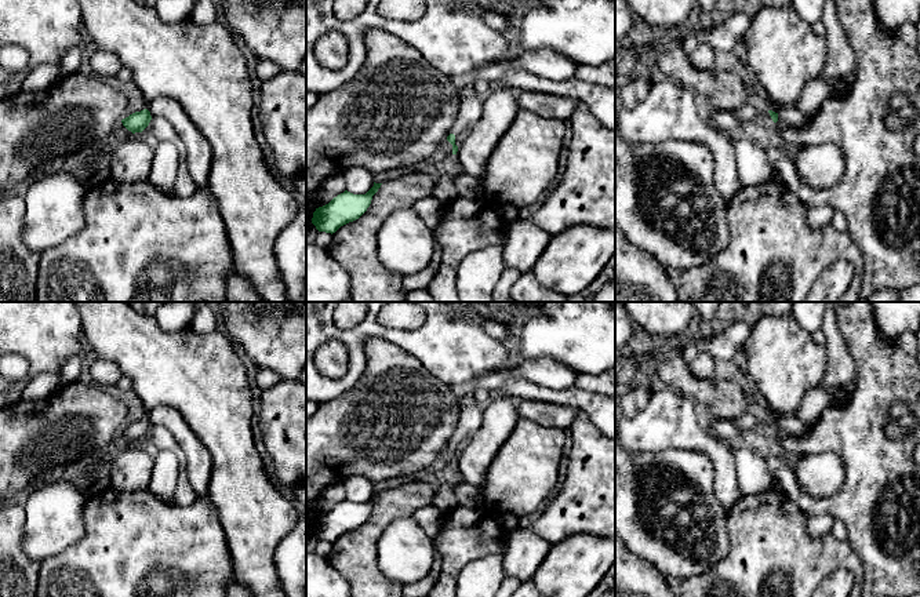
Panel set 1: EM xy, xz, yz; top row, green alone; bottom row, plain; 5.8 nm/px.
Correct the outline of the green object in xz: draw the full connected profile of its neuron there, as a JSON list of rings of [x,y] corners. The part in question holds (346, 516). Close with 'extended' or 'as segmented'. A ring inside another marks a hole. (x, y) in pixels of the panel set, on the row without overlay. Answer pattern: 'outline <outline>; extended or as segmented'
outline [[[374,491],[366,503],[353,503],[345,499],[328,513],[316,517],[312,532],[319,540],[335,542],[341,535],[359,528],[367,520],[381,494]]]; as segmented

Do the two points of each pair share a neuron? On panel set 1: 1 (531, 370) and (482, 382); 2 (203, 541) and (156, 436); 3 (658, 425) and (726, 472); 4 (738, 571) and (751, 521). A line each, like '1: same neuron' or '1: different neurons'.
1: same neuron
2: different neurons
3: same neuron
4: same neuron

